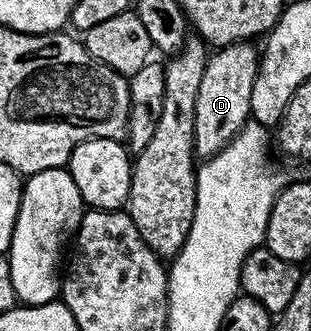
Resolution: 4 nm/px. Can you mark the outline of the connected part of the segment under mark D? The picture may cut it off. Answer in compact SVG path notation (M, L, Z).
M249 42L226 44L205 61L203 82L199 82L199 94L195 98L193 123L193 147L198 157L215 155L250 119L251 90L255 90L259 63L258 49L253 49L253 46Z

